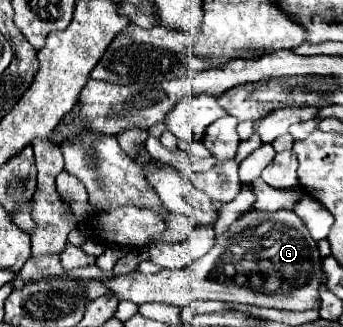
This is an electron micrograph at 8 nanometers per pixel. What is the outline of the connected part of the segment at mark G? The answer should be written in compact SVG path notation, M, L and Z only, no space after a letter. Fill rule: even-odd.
M285 209L275 213L243 213L229 227L229 231L217 239L215 247L207 255L183 269L163 269L153 275L131 271L127 275L91 281L105 285L107 293L115 295L119 301L133 301L135 305L167 303L185 307L195 301L195 297L203 297L253 305L261 303L263 307L273 307L275 303L283 303L283 307L301 307L287 311L307 311L321 307L321 255L317 251L317 243L311 239L301 219L293 211ZM241 275L247 277L247 283L235 281Z

